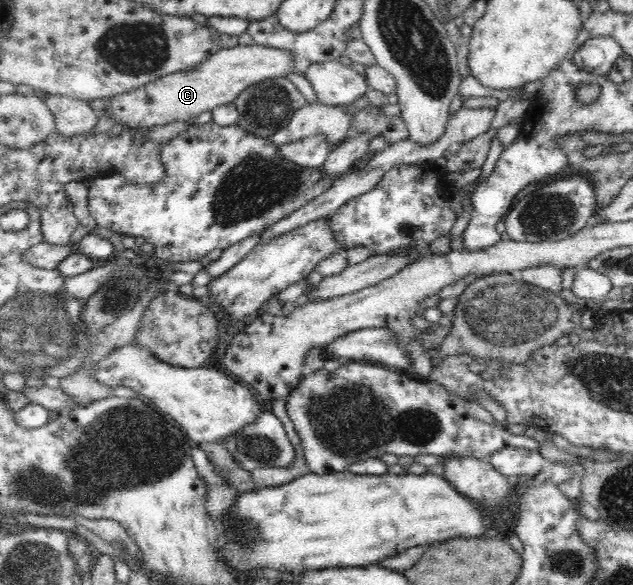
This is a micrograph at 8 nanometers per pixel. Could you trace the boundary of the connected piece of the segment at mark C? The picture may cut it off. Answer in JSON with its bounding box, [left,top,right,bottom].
[105,44,295,129]

